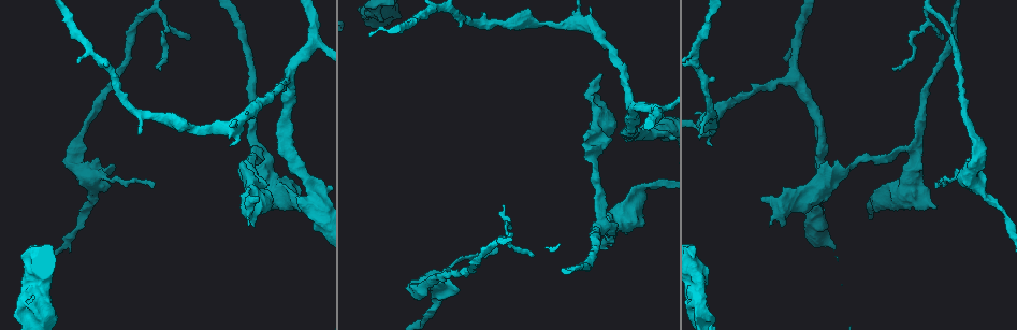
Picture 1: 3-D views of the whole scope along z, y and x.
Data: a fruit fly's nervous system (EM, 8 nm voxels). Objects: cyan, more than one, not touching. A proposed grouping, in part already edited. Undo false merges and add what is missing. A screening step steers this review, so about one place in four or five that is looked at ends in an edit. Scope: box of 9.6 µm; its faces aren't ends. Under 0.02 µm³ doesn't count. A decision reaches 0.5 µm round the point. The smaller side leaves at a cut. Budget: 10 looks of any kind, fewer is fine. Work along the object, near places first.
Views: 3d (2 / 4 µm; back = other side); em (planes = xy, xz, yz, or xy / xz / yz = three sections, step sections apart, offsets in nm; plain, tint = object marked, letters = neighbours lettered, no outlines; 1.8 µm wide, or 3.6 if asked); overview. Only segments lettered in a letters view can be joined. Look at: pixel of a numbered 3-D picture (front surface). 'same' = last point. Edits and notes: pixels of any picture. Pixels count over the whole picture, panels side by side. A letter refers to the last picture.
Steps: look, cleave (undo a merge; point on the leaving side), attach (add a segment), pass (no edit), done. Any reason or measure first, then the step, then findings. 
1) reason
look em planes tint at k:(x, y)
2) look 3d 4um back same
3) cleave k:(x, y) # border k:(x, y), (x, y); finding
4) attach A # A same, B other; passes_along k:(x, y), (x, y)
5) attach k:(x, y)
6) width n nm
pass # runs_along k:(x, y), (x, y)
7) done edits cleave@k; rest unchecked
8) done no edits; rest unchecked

stops while still wide
look em planes letters at 1:(383, 20)

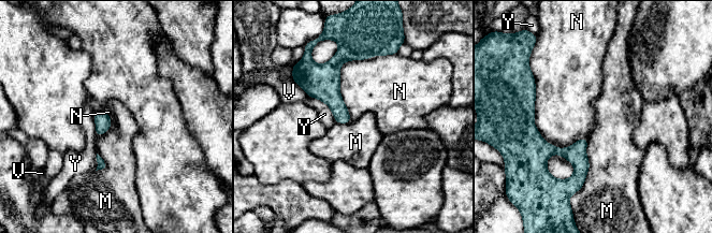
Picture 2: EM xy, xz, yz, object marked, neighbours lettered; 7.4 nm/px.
pass # M other, N other, V other, Y other; border 2:(533, 77), (540, 135), (589, 139); none of them fits

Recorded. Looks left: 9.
an open end
look em planes letters at 1:(231, 143)

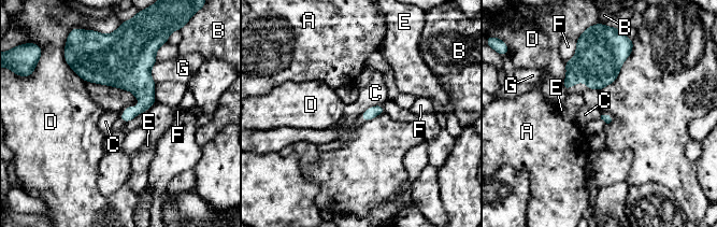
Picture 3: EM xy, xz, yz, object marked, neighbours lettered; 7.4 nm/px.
pass # A other, B other, C other, D other, E other, F other, G other; border 3:(381, 103), (369, 107), (361, 113); none of them fits

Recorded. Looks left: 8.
thick turns thin
look em 3.6um planes letters at 1:(294, 199)

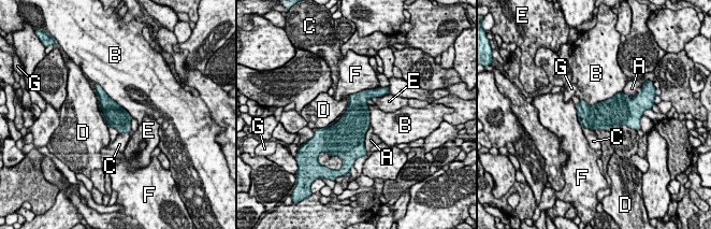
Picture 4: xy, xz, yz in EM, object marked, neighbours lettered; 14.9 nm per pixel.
width 320 nm
pass # A other, B other, C other, D other, E other, F other, G other; border 4:(622, 90), (591, 105), (580, 100); one cell here

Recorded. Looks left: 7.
sharp bend
look em planes plain at 1:(248, 207)

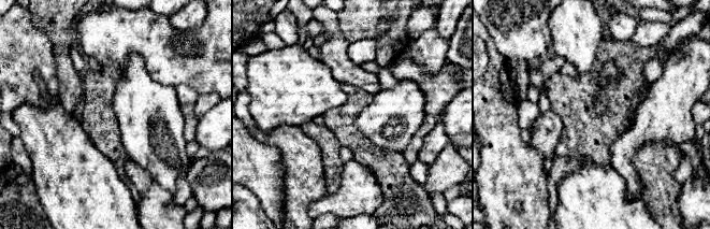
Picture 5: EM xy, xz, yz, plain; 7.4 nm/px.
see the neighbours
look em planes letters same

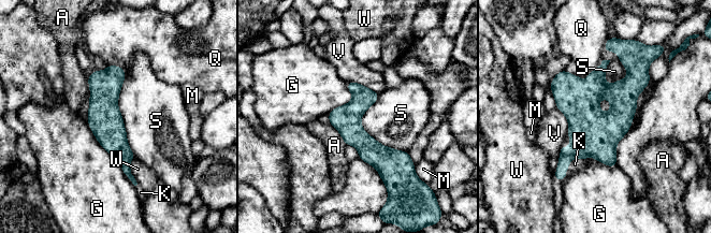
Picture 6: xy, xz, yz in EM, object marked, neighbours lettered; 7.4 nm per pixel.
longest_contact S 700 nm
attach K # A other, G other, K same, M other, Q other, S other, V other, W other; the cell continues

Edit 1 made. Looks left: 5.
done edits attach@6; rest unchecked

